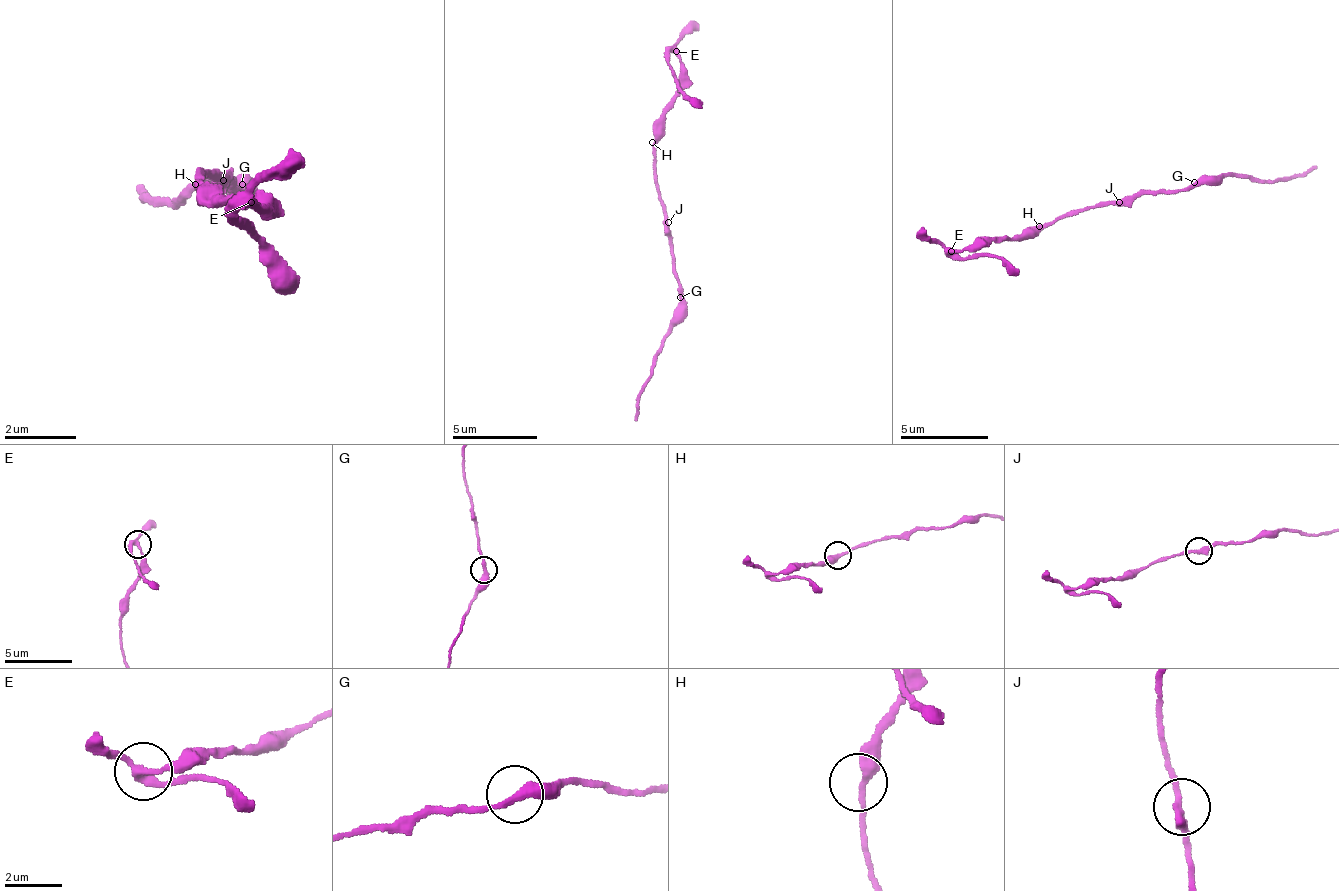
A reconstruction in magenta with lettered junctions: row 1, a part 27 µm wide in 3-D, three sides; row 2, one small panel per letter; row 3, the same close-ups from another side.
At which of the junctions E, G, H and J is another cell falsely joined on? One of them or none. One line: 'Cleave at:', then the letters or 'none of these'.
Cleave at: none of these

